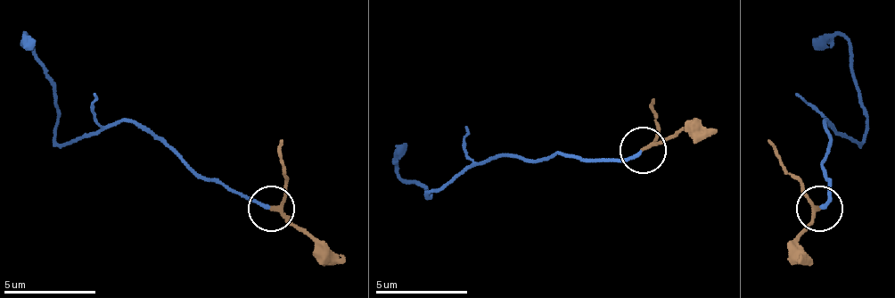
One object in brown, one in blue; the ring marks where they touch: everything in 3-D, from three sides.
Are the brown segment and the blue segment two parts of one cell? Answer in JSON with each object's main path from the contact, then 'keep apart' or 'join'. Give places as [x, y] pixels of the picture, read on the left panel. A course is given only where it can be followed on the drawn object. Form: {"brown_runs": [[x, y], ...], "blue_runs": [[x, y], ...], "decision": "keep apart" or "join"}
{"brown_runs": [[270, 210], [311, 233], [344, 265]], "blue_runs": [[270, 205], [206, 182], [132, 122], [100, 127], [63, 145], [54, 140], [59, 103], [27, 35], [21, 48]], "decision": "join"}

